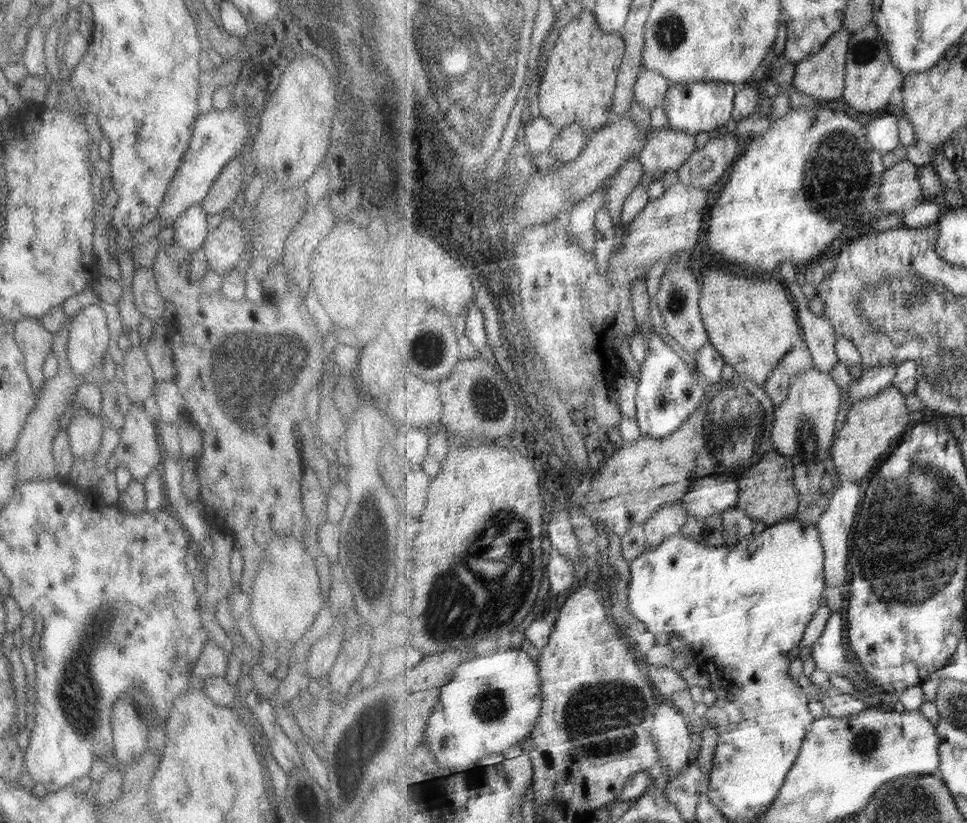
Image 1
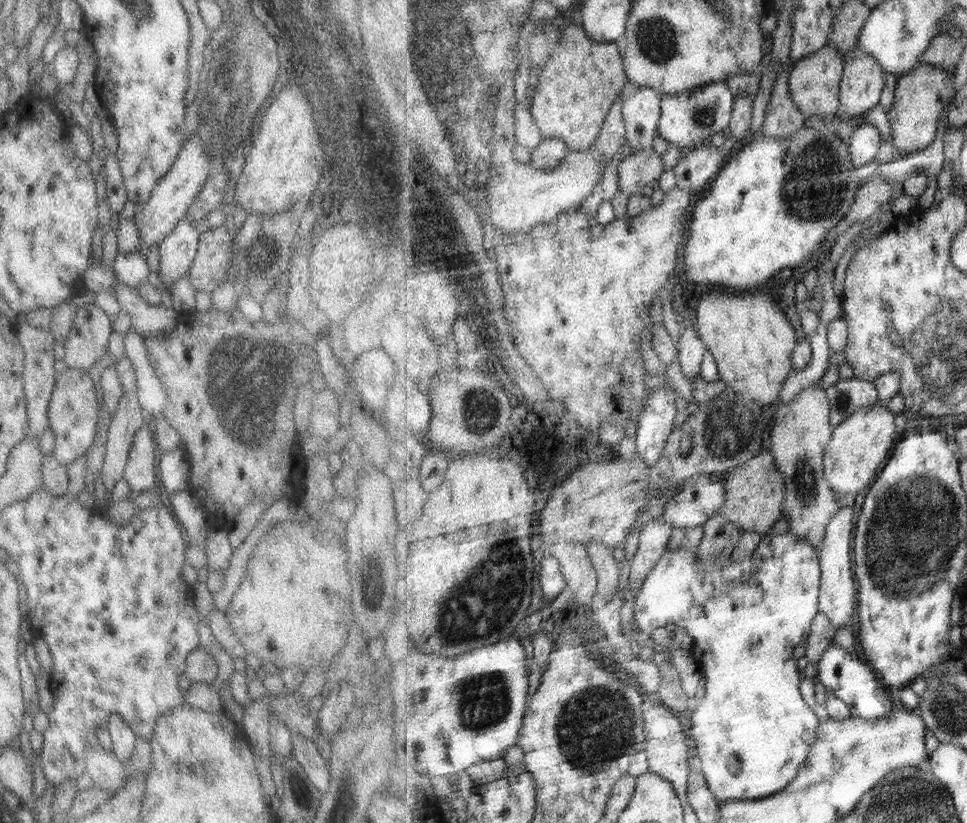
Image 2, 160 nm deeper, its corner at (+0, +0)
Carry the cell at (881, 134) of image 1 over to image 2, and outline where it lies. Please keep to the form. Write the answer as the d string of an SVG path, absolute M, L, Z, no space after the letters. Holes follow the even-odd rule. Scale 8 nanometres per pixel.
M863 123L855 128L848 143L854 165L860 167L875 162L881 142L883 138L873 124Z

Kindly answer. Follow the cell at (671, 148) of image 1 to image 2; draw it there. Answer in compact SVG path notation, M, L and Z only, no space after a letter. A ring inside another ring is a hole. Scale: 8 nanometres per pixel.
M653 147L631 152L618 165L618 188L628 198L648 193L663 172L663 158Z

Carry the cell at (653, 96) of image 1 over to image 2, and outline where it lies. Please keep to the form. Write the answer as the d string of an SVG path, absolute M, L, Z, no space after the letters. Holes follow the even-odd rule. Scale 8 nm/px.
M643 86L629 93L623 103L623 116L627 125L626 142L632 152L648 150L655 142L660 124L663 94Z

